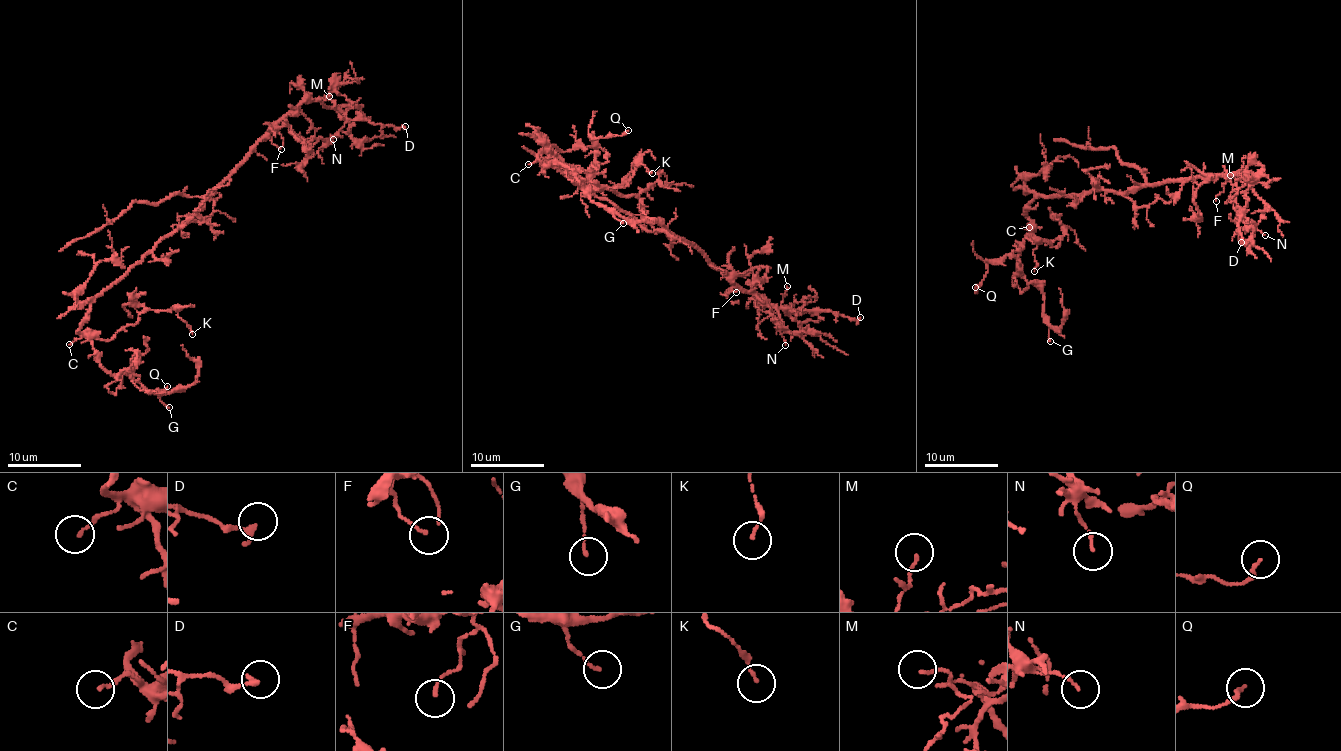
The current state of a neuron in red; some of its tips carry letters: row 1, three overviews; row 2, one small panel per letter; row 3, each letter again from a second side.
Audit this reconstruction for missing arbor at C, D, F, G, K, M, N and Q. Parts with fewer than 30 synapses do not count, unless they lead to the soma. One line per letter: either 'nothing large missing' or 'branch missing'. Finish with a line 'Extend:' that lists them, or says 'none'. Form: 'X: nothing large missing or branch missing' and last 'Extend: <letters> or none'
C: nothing large missing
D: nothing large missing
F: nothing large missing
G: nothing large missing
K: nothing large missing
M: nothing large missing
N: nothing large missing
Q: nothing large missing
Extend: none

